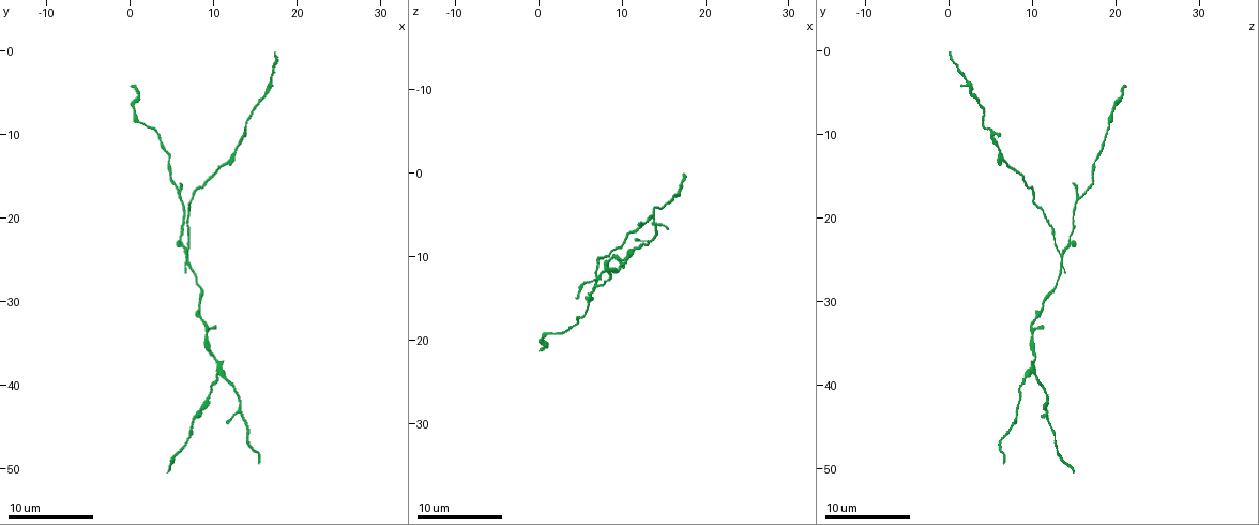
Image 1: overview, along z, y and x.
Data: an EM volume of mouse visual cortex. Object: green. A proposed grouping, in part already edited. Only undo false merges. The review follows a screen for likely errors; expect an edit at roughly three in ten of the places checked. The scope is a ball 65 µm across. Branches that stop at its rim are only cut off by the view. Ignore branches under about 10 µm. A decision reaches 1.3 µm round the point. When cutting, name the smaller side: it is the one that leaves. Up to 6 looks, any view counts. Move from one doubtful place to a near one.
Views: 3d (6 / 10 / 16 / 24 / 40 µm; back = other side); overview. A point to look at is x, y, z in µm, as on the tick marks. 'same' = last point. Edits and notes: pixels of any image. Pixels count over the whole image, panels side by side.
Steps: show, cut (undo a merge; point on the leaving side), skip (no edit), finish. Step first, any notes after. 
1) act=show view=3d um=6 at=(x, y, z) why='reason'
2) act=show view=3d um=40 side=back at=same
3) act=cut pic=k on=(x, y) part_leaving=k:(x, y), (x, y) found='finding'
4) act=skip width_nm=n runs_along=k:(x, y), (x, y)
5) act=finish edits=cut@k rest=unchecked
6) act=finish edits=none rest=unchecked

act=show view=3d um=10 at=(6.8, 23.8, 13.6) why='two arms in line, one across'

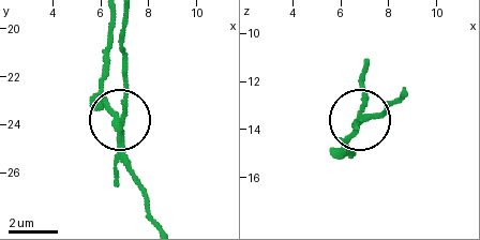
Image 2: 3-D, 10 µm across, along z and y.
act=cut pic=2 on=(126, 109) width_nm=210 part_leaving=2:(116, 143), (122, 120), (122, 21) found='two neurons meet here'

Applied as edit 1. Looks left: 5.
act=show view=overview

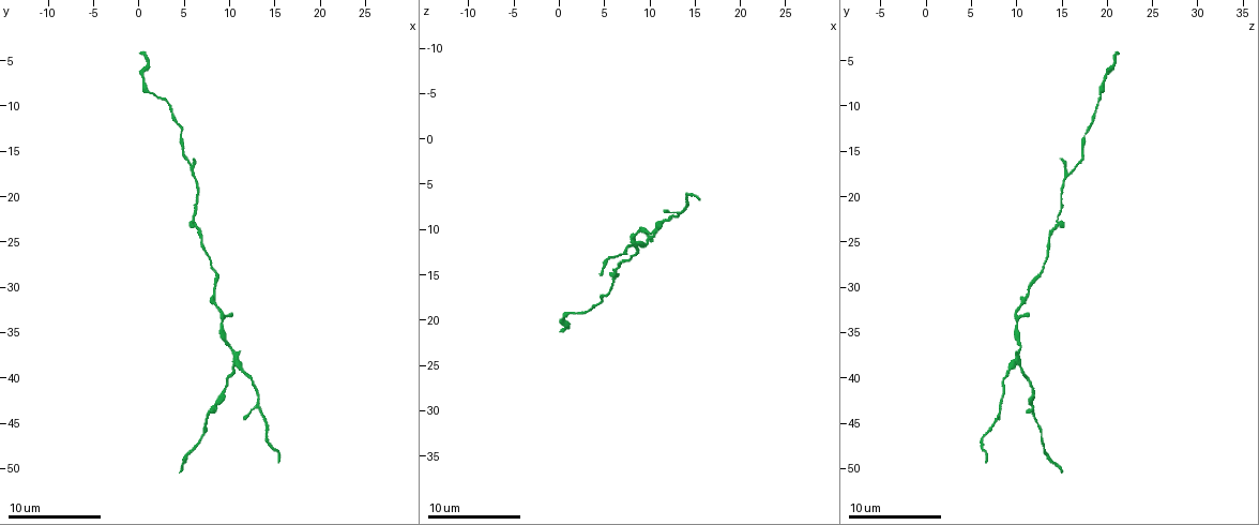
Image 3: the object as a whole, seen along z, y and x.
act=show view=3d um=10 at=(9.2, 33.6, 10.2) why='two arms in line, one across'

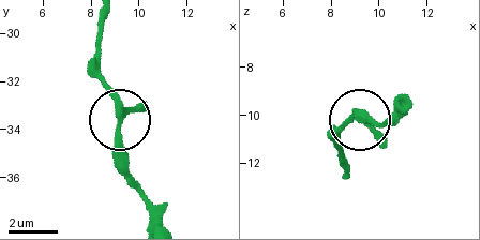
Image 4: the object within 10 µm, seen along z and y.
act=skip width_nm=220 runs_along=4:(102, 19), (102, 81), (120, 124), (126, 183) found='one neuron here'

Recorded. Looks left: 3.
act=show view=3d um=10 at=(10.6, 38.6, 10.0) why='arms part here'

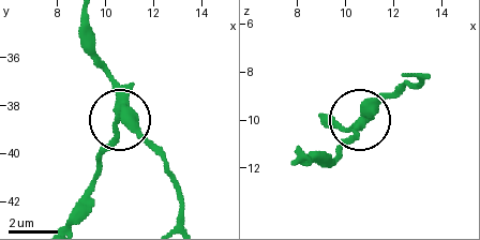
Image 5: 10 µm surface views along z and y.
act=cut pic=5 on=(116, 132) width_nm=400 part_leaving=5:(123, 104), (90, 200), (74, 220) found='two neurons meet here'

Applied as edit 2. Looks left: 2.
act=finish edits=cut@2,cut@5 rest=unchecked

